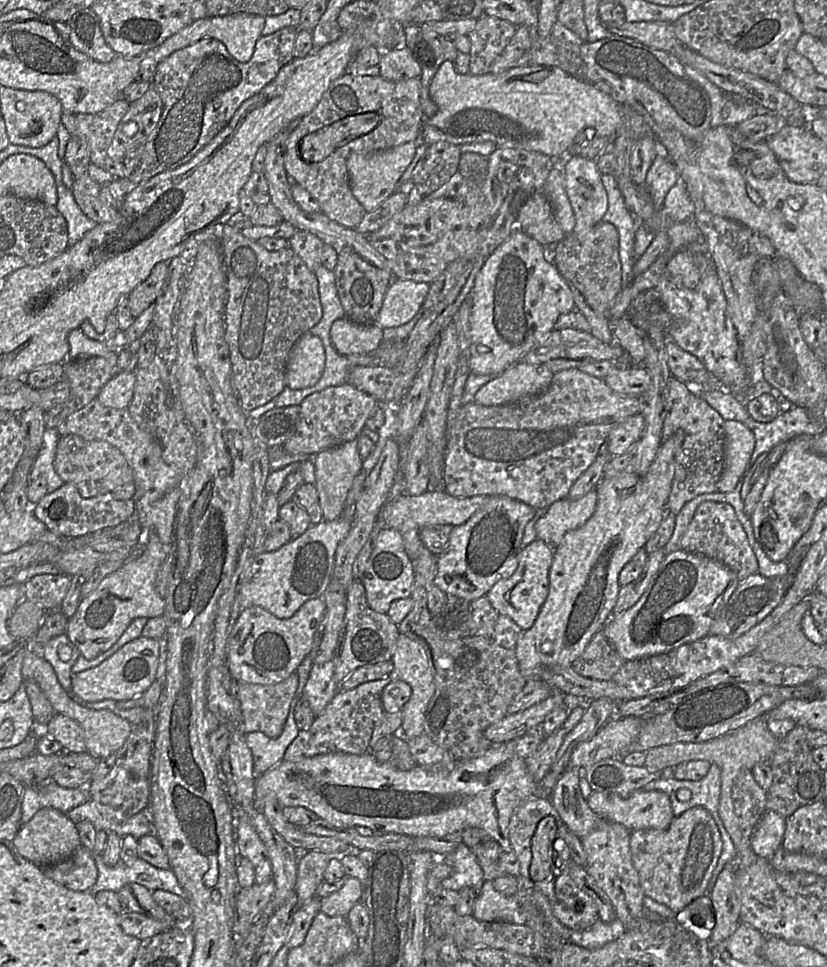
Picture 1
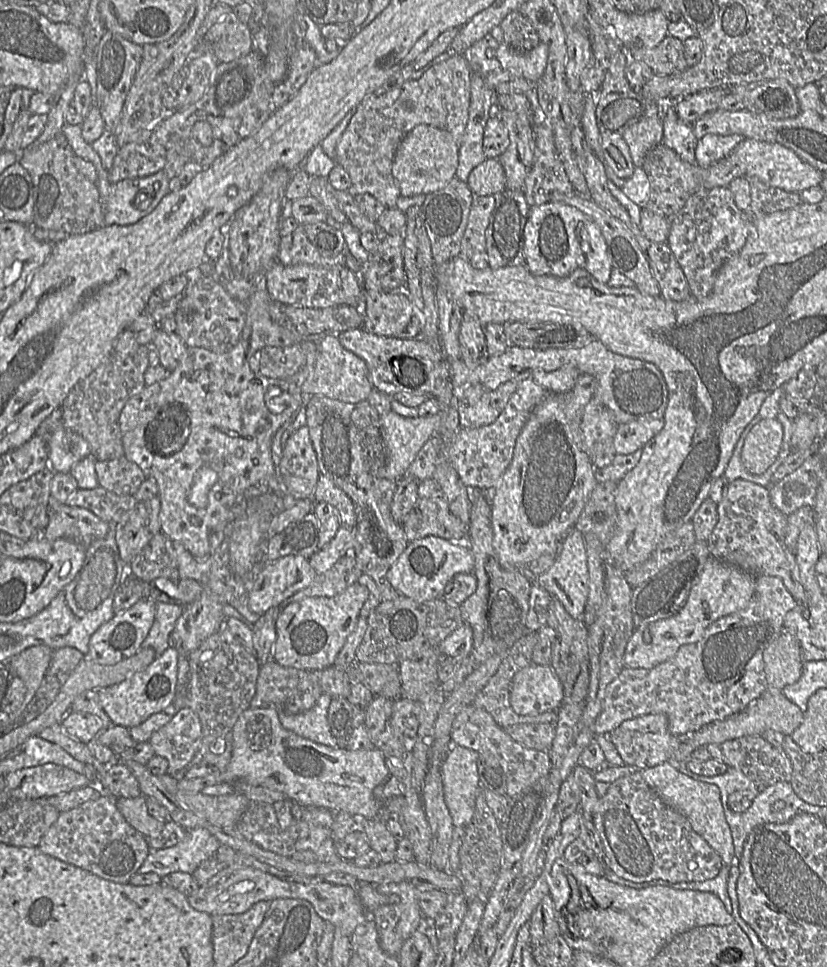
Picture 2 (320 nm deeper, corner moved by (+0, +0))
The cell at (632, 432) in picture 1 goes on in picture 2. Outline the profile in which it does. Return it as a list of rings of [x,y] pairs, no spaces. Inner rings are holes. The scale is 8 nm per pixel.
[[[644,418],[619,424],[614,437],[616,454],[632,454],[653,439],[664,426],[663,419]]]

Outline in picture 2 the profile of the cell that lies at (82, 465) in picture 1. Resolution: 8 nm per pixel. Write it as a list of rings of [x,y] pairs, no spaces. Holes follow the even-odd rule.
[[[125,456],[96,460],[95,470],[99,486],[119,495],[134,495],[147,477],[136,463]]]

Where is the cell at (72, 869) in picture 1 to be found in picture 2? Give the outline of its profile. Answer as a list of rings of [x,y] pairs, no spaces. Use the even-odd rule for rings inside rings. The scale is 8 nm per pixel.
[[[110,795],[60,813],[37,847],[46,855],[116,883],[128,883],[151,850],[147,837],[125,820],[117,807],[117,798]]]

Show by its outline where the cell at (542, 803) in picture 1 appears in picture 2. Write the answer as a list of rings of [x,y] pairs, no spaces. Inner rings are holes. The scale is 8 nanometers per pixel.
[[[472,703],[456,715],[452,725],[451,739],[452,744],[477,752],[490,752],[496,757],[507,774],[506,796],[509,799],[546,776],[551,769],[549,751],[528,748],[518,743],[496,723],[489,712]]]

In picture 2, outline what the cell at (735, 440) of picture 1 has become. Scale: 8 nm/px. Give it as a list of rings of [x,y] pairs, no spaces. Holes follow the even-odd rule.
[[[762,419],[747,434],[741,462],[753,475],[763,474],[776,460],[783,440],[783,427],[777,419]]]

